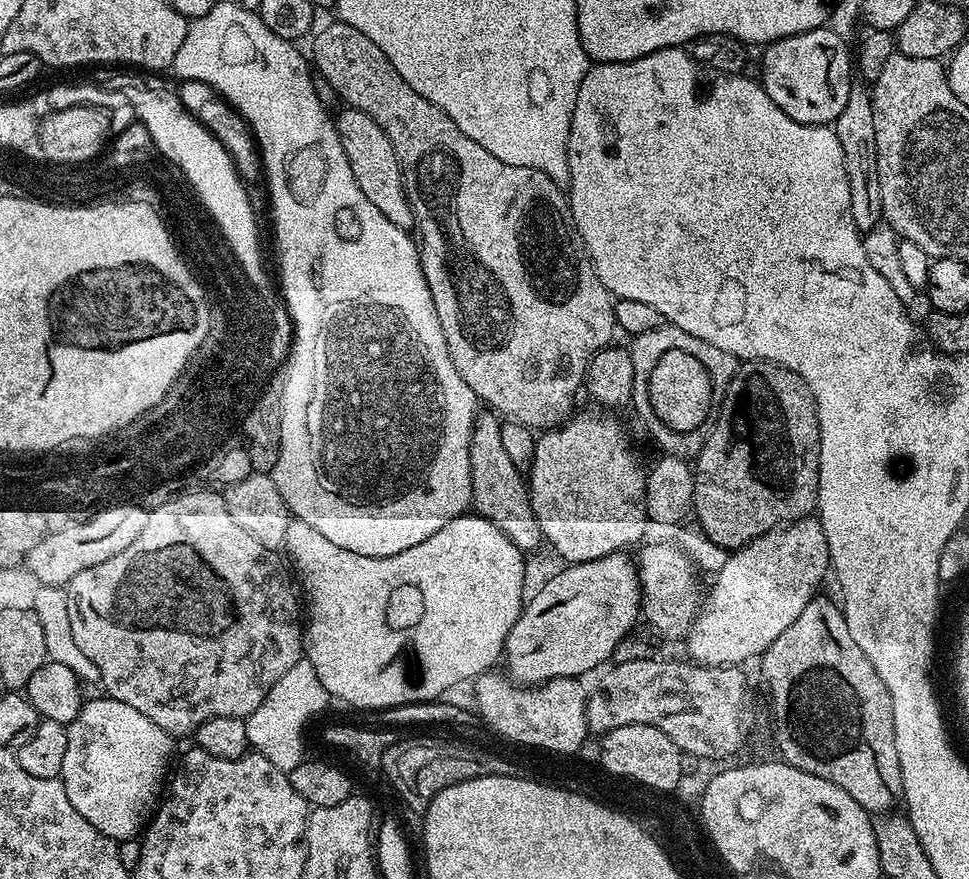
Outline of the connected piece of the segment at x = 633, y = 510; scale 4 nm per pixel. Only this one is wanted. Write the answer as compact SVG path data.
M592 410L596 412L580 412L564 421L563 424L550 428L539 433L536 441L536 450L534 452L534 462L527 475L528 493L532 499L532 509L536 515L536 521L540 527L541 537L545 541L552 543L552 548L558 555L568 564L581 564L582 562L590 562L597 560L603 556L609 556L615 552L622 552L631 549L631 544L639 545L645 539L644 531L650 528L650 521L647 514L646 494L647 494L647 479L646 472L643 468L640 469L640 460L636 457L636 452L632 449L632 440L628 437L628 432L615 420L615 415L605 414L600 410Z

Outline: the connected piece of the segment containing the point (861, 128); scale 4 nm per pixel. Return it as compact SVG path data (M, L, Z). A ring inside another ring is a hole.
M854 94L854 98L848 98L846 106L842 106L842 114L838 114L838 118L834 121L834 127L838 134L838 142L842 142L842 154L846 158L846 178L850 182L850 214L854 218L854 226L863 234L877 228L882 223L884 214L882 190L878 190L878 158L874 142L874 106L872 100L864 100L862 94Z

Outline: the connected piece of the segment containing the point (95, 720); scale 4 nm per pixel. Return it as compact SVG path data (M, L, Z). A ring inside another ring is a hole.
M111 698L86 701L80 705L78 718L67 725L66 759L62 762L59 779L66 786L66 798L70 798L74 810L111 840L133 839L151 819L166 786L172 765L173 737L154 725L144 714L138 714L134 706Z

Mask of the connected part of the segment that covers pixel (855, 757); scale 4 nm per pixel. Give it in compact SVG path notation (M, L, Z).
M823 594L817 595L808 603L806 610L802 610L802 614L798 614L798 618L794 622L790 622L788 629L782 630L782 634L778 634L778 638L774 638L774 642L770 642L770 646L764 651L763 656L759 657L759 664L760 672L764 675L765 682L768 683L768 696L772 699L772 724L776 727L776 748L780 751L779 759L798 770L806 770L818 778L826 778L826 782L834 782L834 786L842 786L842 790L846 790L846 794L850 794L850 798L854 798L854 802L858 802L858 806L862 806L869 814L891 813L895 809L892 807L895 804L899 805L904 798L902 770L894 742L894 710L890 702L890 694L886 690L882 678L878 678L878 670L874 670L874 666L870 666L870 658L866 658L866 654L862 654L862 650L858 650L858 642L854 642L854 637L850 635L850 626L846 626L846 618L841 605L837 601L835 604L834 601L827 600Z

